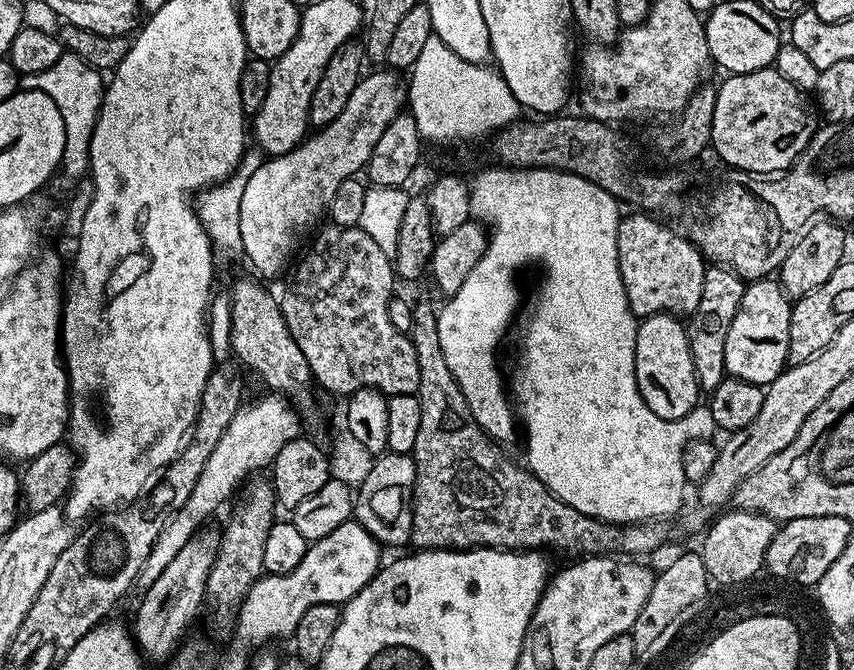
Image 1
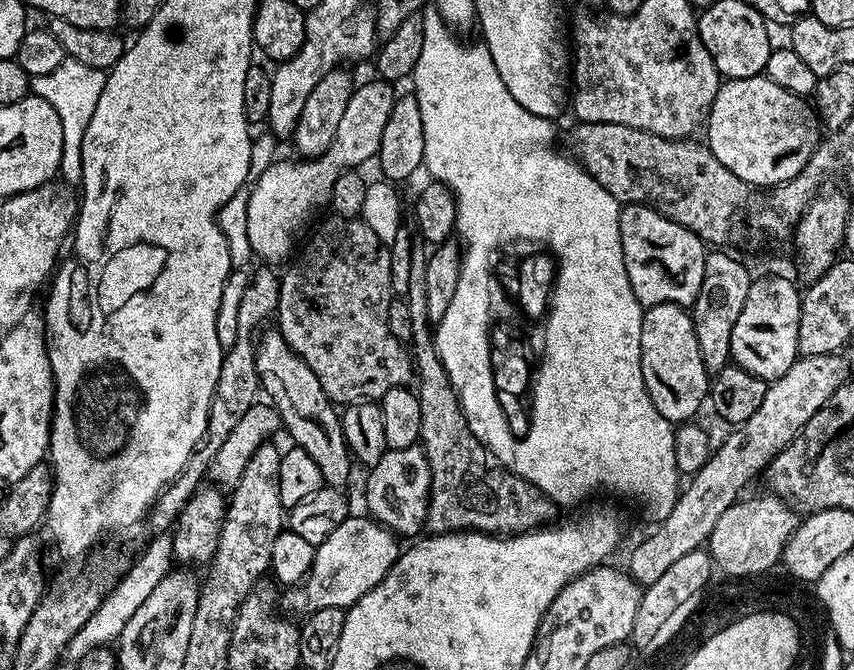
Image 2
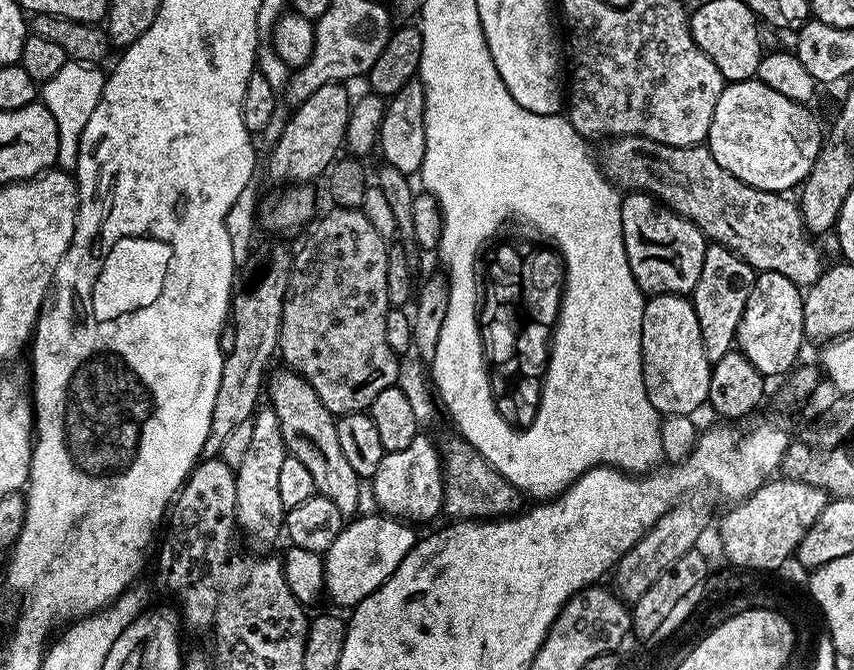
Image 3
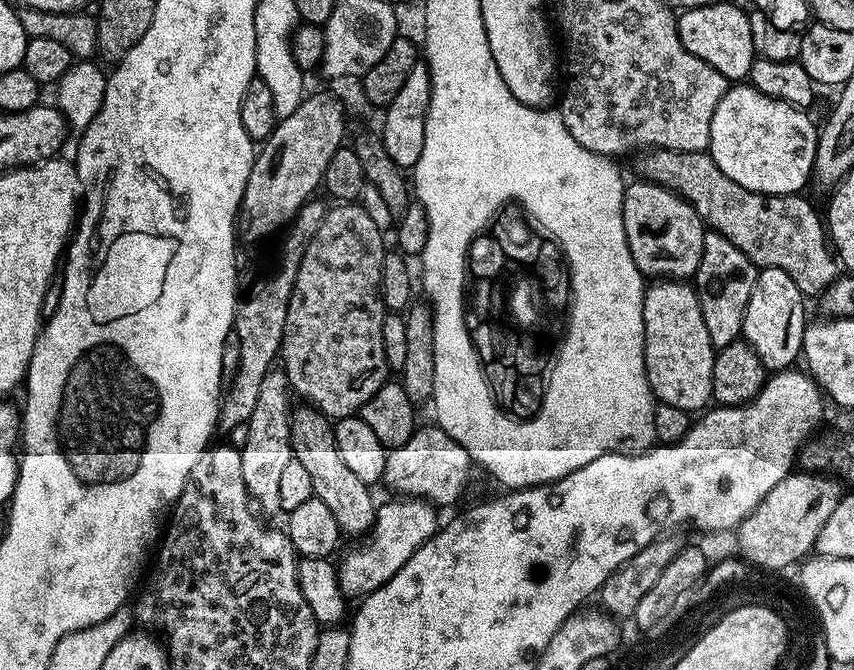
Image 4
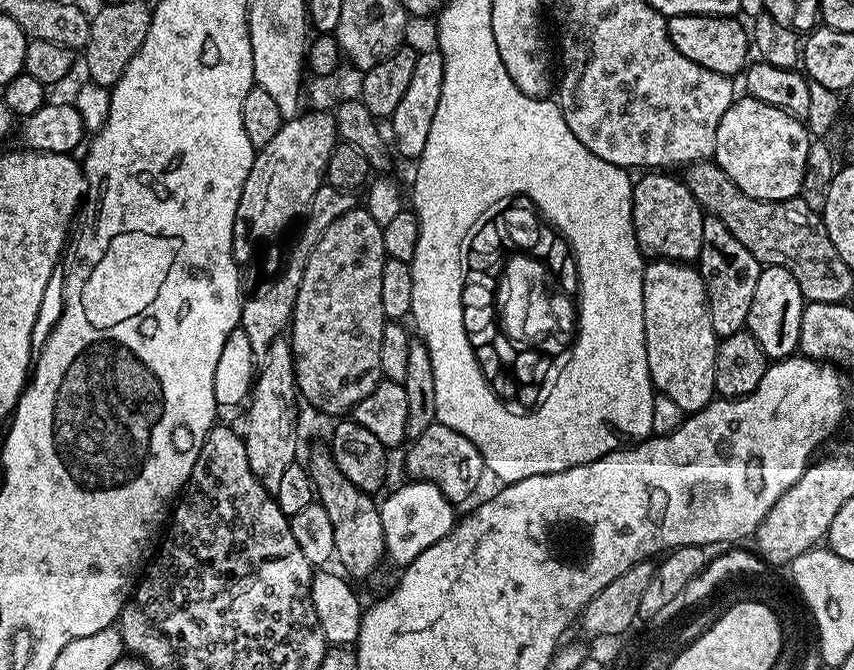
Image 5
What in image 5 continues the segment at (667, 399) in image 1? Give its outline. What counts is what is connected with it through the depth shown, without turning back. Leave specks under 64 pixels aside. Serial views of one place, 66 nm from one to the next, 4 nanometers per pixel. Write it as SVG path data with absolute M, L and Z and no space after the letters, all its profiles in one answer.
M649 259L644 266L642 298L653 389L678 402L686 414L702 410L716 396L714 358L718 338L714 326L710 326L706 286L699 267L679 260Z

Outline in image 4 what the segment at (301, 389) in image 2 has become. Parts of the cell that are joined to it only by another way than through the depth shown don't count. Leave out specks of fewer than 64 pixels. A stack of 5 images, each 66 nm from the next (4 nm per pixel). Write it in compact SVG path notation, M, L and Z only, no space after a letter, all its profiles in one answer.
M300 406L291 413L292 418L292 454L294 459L302 462L302 466L310 474L315 499L326 502L330 514L334 514L334 522L338 522L341 533L345 537L363 538L372 531L372 523L376 521L377 501L372 501L373 489L357 478L342 462L342 454L338 454L336 445L336 429L333 421L323 416L319 410L311 406Z

